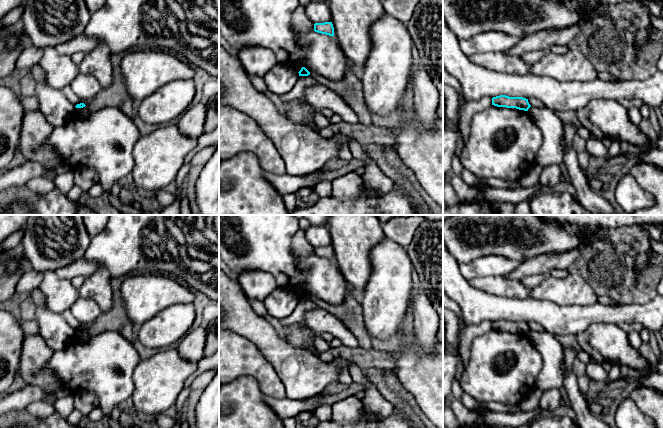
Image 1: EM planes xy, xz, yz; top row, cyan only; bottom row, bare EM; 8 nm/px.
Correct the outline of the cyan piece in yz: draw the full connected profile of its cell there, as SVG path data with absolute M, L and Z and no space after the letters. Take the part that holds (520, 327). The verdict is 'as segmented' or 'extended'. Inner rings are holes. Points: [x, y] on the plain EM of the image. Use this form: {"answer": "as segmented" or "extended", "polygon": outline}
{"answer": "as segmented", "polygon": "M500 319L492 322L492 329L497 331L516 332L519 334L528 335L531 329L528 323L523 321L509 321Z"}

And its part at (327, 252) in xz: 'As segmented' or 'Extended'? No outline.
As segmented

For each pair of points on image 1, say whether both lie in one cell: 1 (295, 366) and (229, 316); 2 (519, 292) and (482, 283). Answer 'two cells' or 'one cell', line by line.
1: one cell
2: one cell

